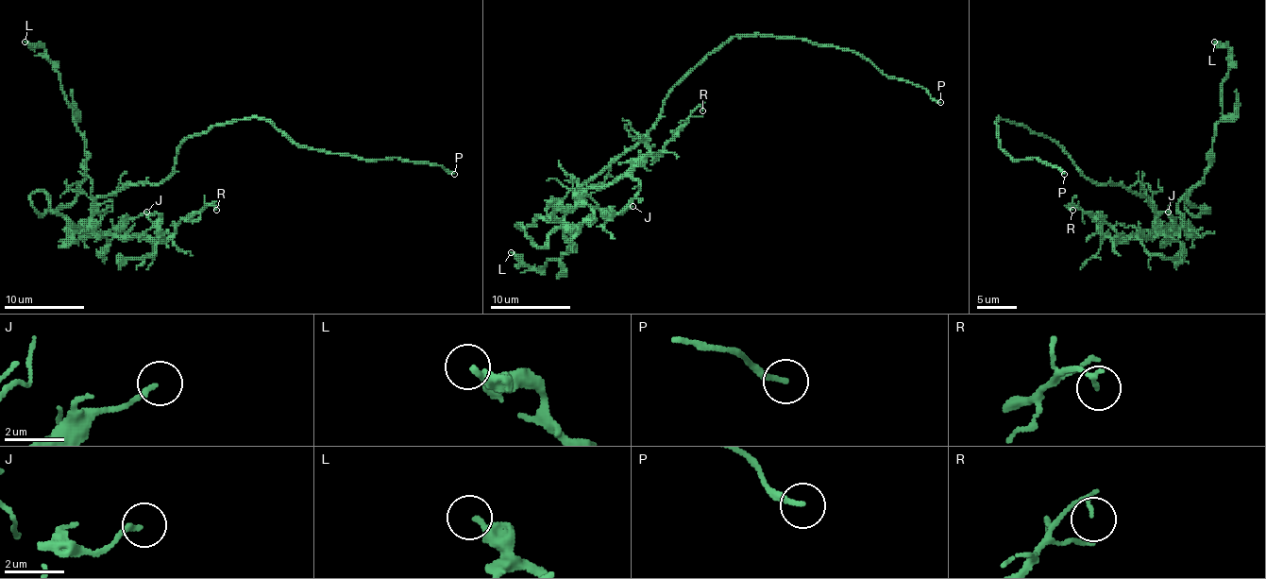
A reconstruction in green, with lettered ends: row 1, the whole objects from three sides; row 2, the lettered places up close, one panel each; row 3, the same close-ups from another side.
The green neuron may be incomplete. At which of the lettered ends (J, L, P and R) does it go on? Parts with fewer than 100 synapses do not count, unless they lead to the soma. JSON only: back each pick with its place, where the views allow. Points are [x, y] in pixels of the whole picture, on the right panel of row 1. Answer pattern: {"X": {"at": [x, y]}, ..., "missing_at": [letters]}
{"P": {"at": [1064, 174]}, "missing_at": ["P"]}

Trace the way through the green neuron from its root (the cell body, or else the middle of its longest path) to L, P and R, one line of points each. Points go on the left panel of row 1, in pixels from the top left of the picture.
L: (125, 189), (98, 197), (89, 226), (42, 192), (32, 208), (75, 199), (87, 151), (57, 65), (25, 42)
P: (125, 189), (160, 183), (191, 135), (248, 117), (268, 119), (296, 144), (327, 153), (426, 161), (454, 174)
R: (125, 189), (96, 199), (92, 213), (96, 233), (166, 239), (184, 217), (207, 205), (216, 210)

